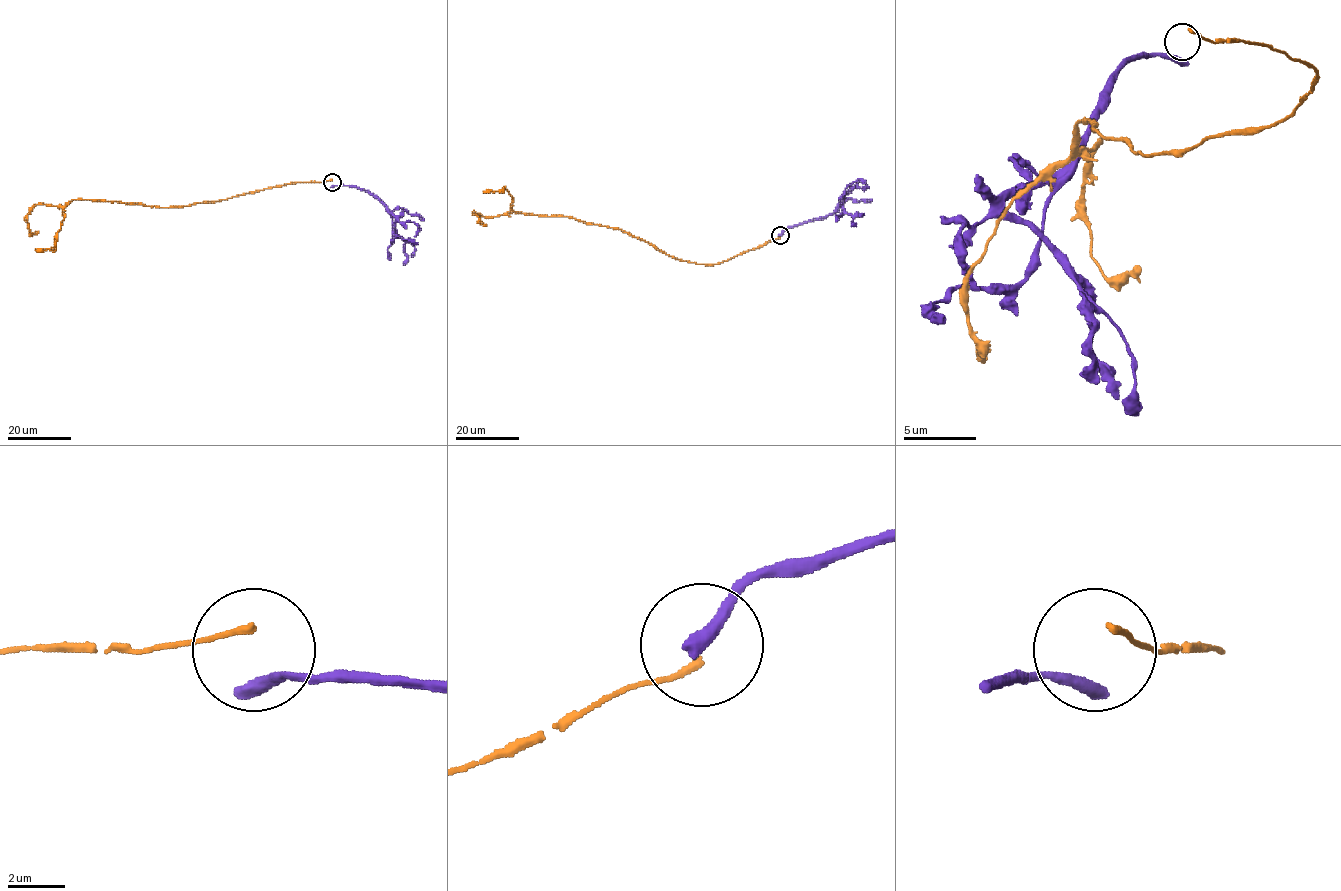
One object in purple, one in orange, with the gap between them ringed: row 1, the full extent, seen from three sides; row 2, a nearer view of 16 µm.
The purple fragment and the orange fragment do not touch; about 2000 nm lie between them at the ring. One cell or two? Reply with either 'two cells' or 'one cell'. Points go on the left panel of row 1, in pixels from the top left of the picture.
two cells

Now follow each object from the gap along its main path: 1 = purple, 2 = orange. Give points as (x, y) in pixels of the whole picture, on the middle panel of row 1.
1: (780, 234), (786, 228), (823, 219), (840, 205), (852, 218), (855, 225), (851, 225)
2: (780, 237), (726, 260), (702, 264), (670, 256), (620, 229), (568, 217), (475, 214), (486, 226)

